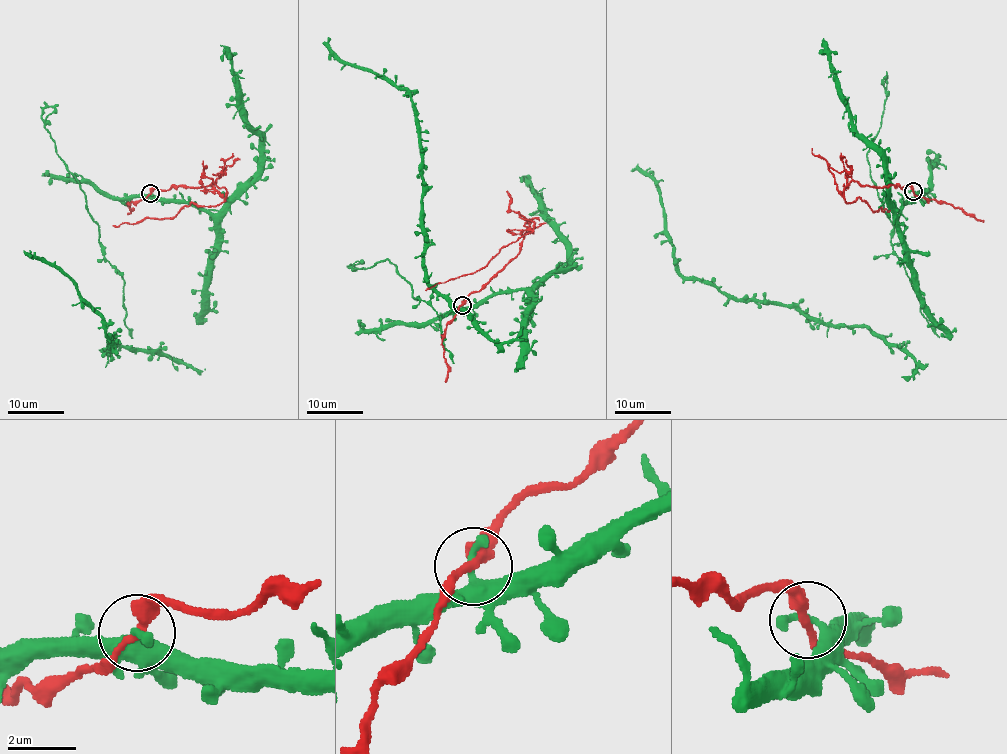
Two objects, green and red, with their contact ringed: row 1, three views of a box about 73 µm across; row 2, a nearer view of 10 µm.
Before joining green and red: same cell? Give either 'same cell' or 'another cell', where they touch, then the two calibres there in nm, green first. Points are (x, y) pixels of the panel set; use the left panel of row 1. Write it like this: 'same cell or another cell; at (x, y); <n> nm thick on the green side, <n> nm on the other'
another cell; at (150, 193); 440 nm thick on the green side, 280 nm on the other

